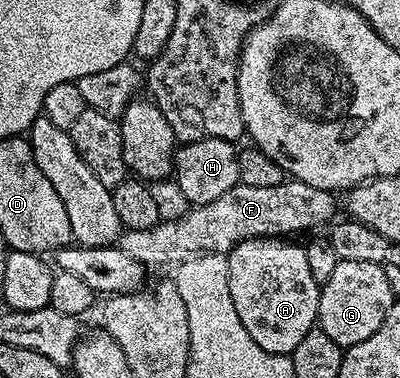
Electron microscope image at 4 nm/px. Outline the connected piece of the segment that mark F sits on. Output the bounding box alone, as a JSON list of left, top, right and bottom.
[118,179,337,267]

